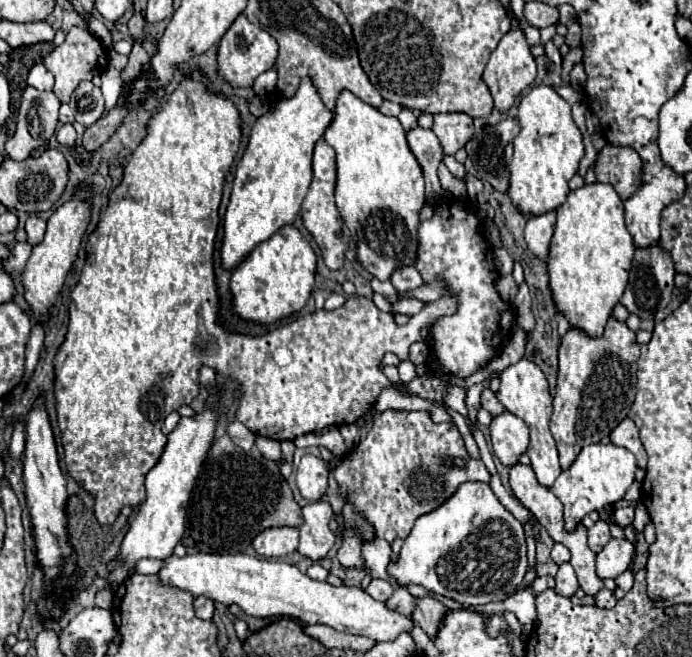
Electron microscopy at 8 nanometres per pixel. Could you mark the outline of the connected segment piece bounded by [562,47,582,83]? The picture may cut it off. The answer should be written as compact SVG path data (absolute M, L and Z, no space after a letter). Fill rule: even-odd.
M570 49L568 55L564 57L564 63L562 63L562 79L568 83L568 73L572 71L574 65L578 65L582 61L582 49Z

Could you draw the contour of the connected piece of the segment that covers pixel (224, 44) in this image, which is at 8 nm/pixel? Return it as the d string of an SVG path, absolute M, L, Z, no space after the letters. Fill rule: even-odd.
M238 15L236 21L232 23L232 27L224 33L224 37L220 39L220 47L218 47L218 67L220 67L220 75L230 81L234 87L252 87L254 79L272 69L278 57L278 45L276 41L258 25L250 23L244 15Z

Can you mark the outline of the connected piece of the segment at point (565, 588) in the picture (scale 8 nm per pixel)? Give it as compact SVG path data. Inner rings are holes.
M570 563L560 565L560 569L558 569L558 573L556 573L554 579L556 579L554 591L556 591L558 595L562 595L562 597L574 597L576 591L580 589L578 579L576 579L576 573L574 573L574 569L572 569Z

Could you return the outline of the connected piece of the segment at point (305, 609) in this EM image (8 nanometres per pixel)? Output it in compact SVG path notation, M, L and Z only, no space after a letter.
M198 553L198 555L186 555L182 559L170 555L166 559L164 569L158 575L160 575L162 583L186 589L194 597L206 595L212 601L218 601L224 605L236 603L246 615L252 615L252 617L294 617L294 619L300 619L302 623L310 623L310 625L322 623L332 629L338 629L338 631L344 631L350 635L362 635L362 637L368 637L374 641L394 641L394 637L398 637L398 633L412 633L412 629L414 629L412 617L406 617L402 613L394 613L392 609L386 609L384 603L374 601L364 589L350 587L350 585L334 587L334 585L328 585L326 581L314 581L306 573L300 573L298 567L284 563L284 561L268 561L268 559L258 559L258 557L250 557L244 553L236 553L236 555Z

